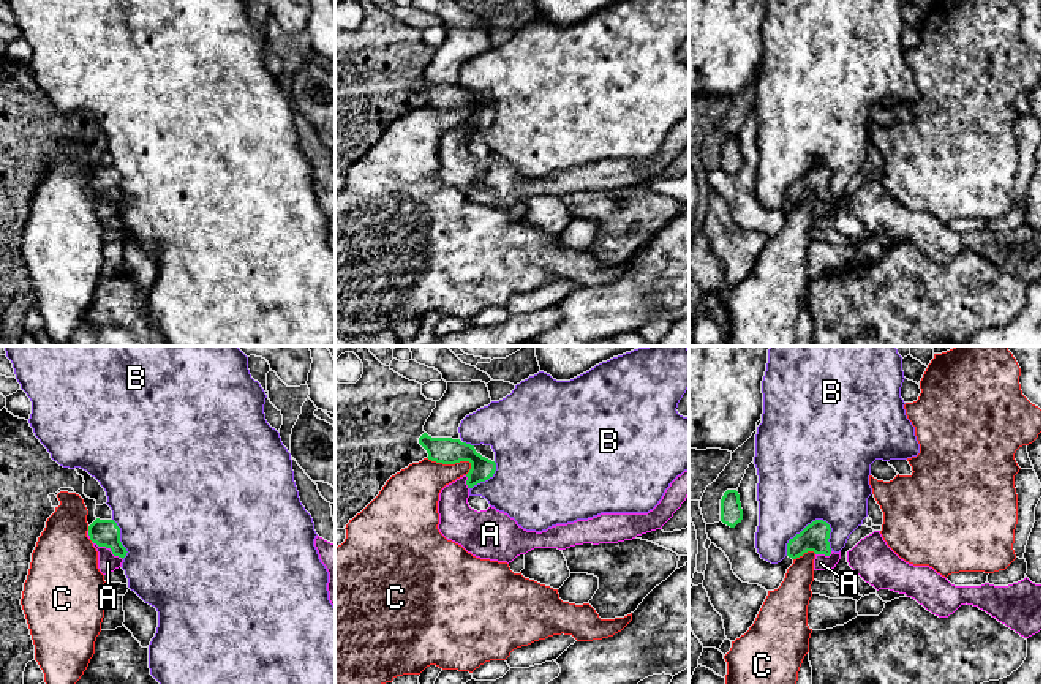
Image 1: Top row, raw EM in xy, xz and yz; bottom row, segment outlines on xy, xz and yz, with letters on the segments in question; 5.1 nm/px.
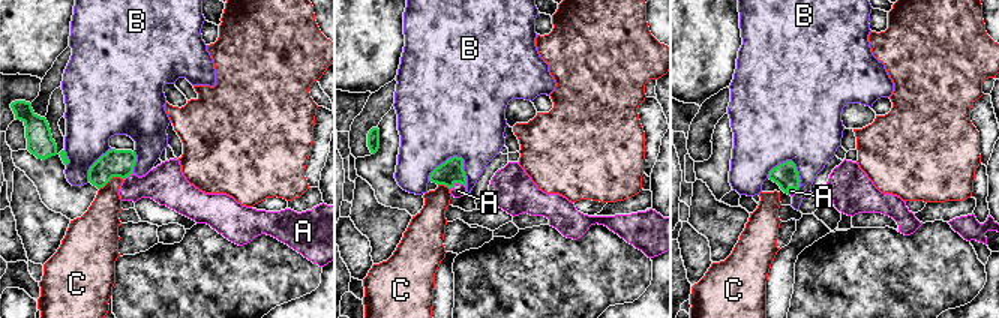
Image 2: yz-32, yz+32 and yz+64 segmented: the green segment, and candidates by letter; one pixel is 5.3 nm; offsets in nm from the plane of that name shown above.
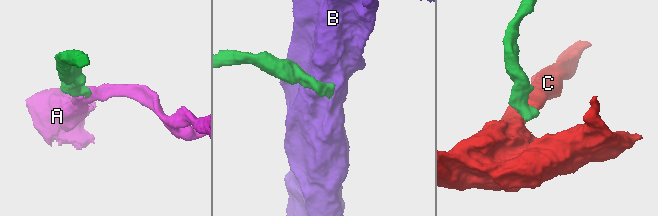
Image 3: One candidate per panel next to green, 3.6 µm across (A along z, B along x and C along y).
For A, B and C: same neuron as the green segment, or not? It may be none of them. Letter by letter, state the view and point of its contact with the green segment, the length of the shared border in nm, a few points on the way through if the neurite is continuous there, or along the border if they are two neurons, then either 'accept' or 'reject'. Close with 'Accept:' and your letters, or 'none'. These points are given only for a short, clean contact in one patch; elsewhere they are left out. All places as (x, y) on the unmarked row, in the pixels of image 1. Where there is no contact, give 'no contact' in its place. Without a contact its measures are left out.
A: meets green in xy at (108, 193); contact 190 nm long; runs through xy (105, 179), (108, 193), (108, 209); accept
B: meets green in yz at (803, 176); contact 280 nm long; reject
C: meets green in xz at (451, 109); contact 240 nm long; border along xz (427, 103), (443, 109), (468, 108), (471, 114); reject
Accept: A

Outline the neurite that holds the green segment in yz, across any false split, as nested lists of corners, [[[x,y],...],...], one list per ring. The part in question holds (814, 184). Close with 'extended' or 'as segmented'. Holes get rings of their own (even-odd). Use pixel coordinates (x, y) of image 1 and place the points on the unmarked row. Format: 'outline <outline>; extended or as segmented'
outline [[[815,166],[808,171],[800,180],[787,190],[787,202],[796,205],[808,197],[815,199],[814,216],[828,216],[836,213],[841,205],[841,197],[834,199],[830,194],[831,174],[823,166]]]; extended

